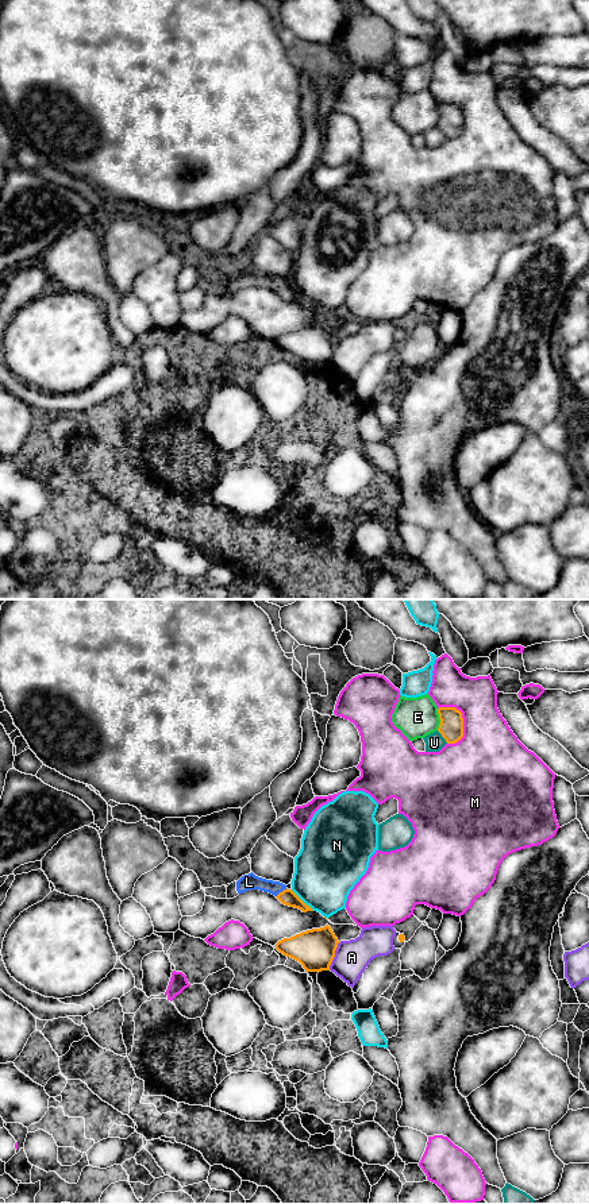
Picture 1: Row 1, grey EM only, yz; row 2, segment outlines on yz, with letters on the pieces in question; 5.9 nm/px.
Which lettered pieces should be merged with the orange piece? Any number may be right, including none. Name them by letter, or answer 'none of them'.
L

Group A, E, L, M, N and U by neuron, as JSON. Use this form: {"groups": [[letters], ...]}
{"groups": [["A"], ["E"], ["L"], ["M"], ["N"], ["U"]]}

